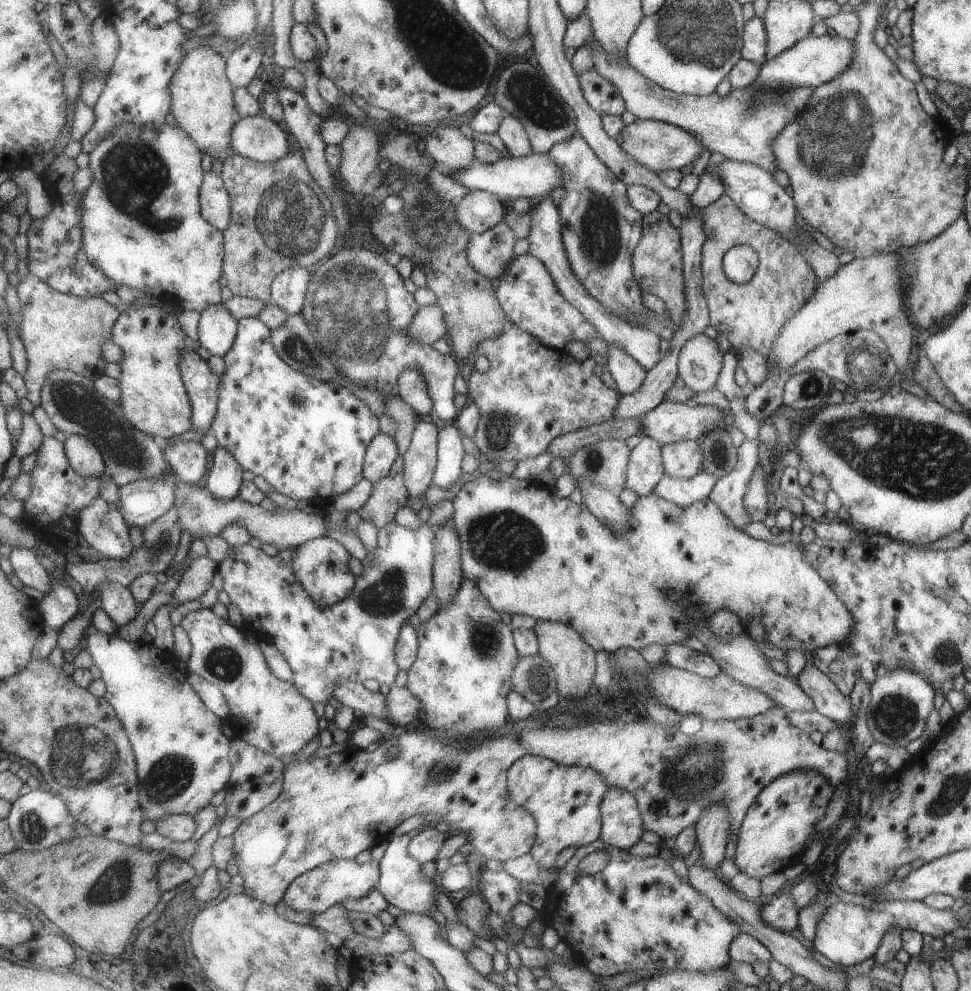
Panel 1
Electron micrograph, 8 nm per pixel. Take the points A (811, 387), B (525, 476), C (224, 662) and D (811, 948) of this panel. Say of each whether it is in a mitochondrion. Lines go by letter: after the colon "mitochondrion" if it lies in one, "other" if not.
A: mitochondrion
B: other
C: mitochondrion
D: other

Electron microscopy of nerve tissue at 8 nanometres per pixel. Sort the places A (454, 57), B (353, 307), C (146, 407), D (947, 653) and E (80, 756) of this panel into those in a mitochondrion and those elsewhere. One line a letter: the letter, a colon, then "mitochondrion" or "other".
A: mitochondrion
B: mitochondrion
C: mitochondrion
D: mitochondrion
E: mitochondrion

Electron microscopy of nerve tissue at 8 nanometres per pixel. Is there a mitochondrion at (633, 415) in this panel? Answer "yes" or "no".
no

